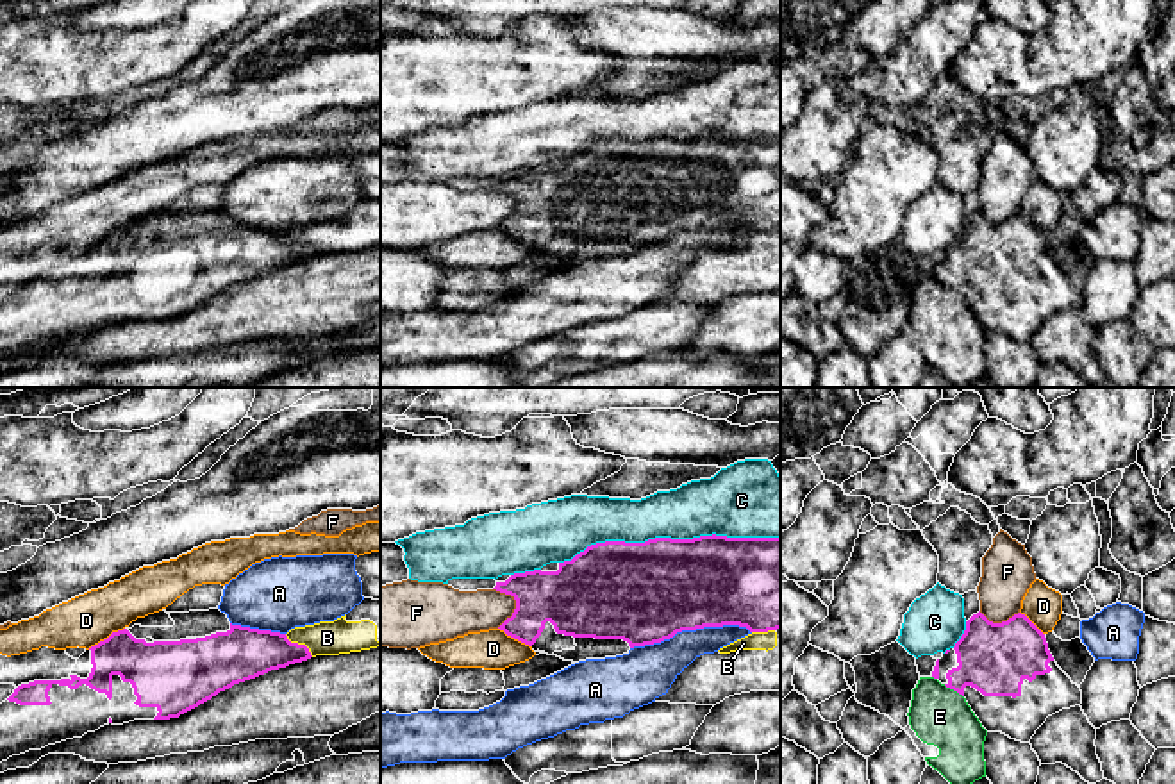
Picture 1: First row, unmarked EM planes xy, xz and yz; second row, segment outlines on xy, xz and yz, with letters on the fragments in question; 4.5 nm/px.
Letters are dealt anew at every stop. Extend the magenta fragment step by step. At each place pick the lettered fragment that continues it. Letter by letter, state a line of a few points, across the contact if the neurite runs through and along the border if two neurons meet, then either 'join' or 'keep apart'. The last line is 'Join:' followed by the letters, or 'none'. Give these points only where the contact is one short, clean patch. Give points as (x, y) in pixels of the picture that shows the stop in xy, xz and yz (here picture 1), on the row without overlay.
A: keep apart
B: keep apart
C: keep apart
D: xy (124, 227), (88, 249) | keep apart
E: keep apart
F: keep apart
Join: none

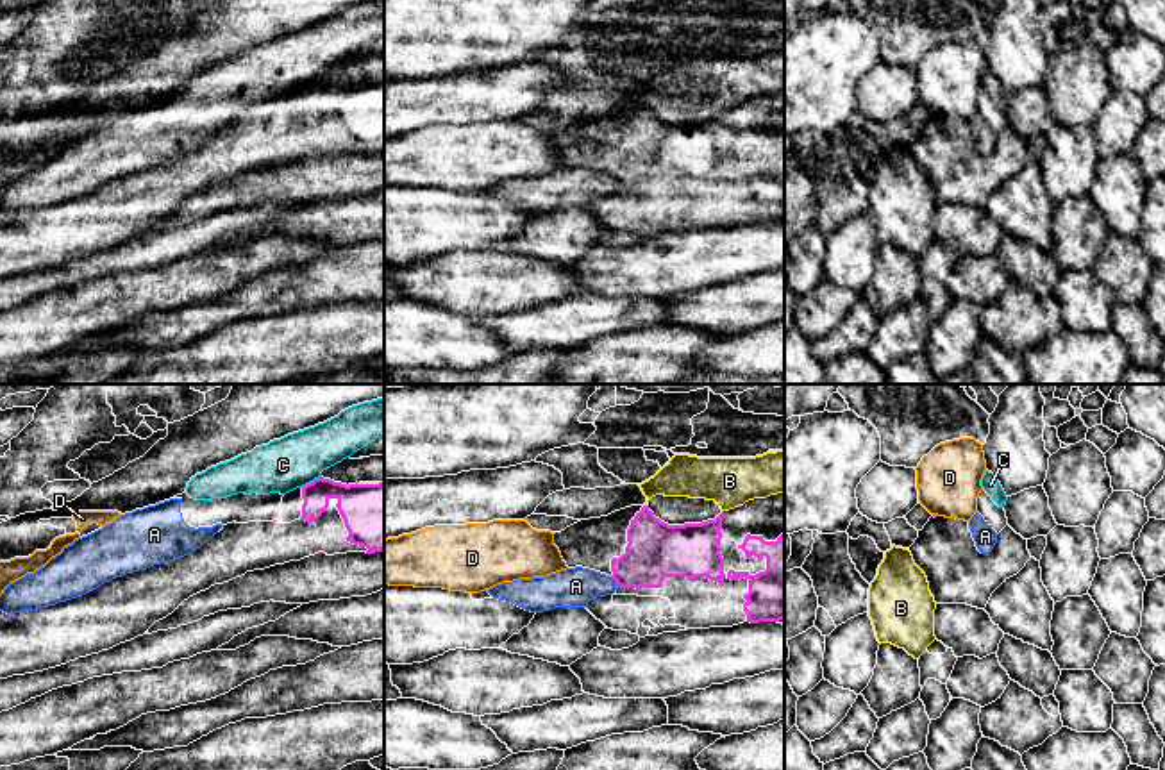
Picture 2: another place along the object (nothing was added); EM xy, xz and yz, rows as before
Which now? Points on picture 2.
A: xz (611, 175), (619, 186) | keep apart
B: keep apart
C: xy (320, 74), (301, 86) | keep apart
D: keep apart
Join: none

